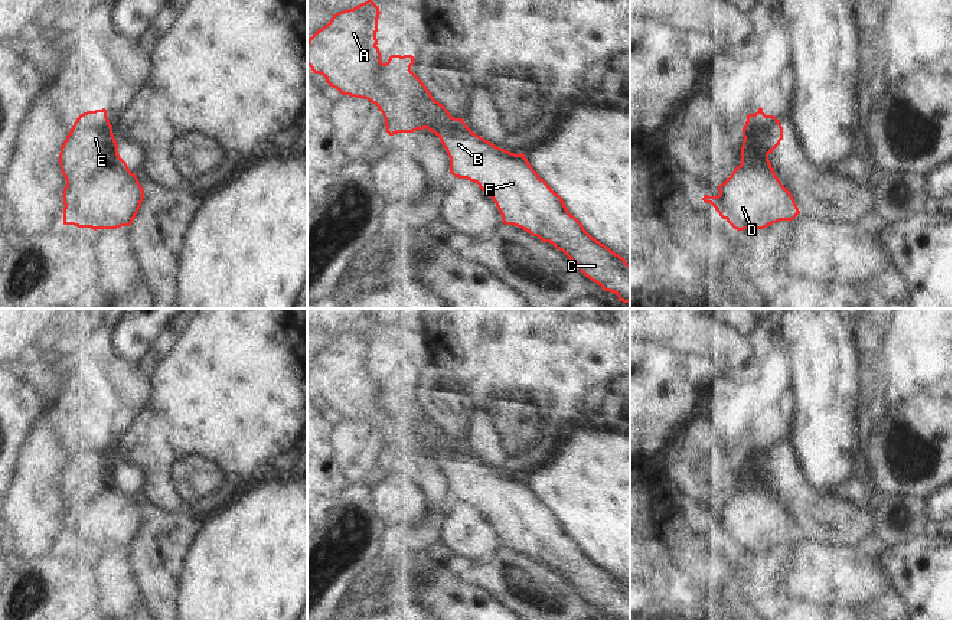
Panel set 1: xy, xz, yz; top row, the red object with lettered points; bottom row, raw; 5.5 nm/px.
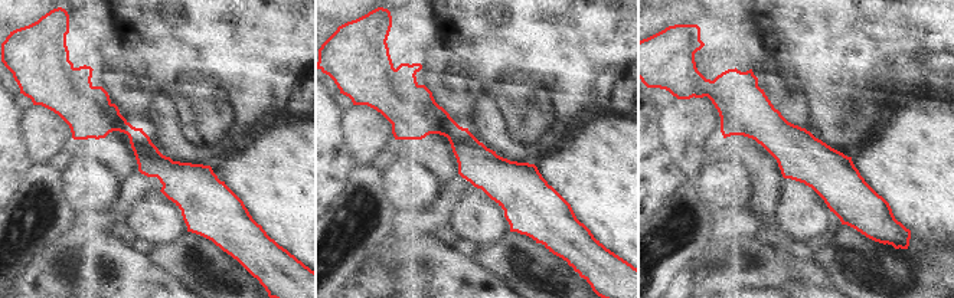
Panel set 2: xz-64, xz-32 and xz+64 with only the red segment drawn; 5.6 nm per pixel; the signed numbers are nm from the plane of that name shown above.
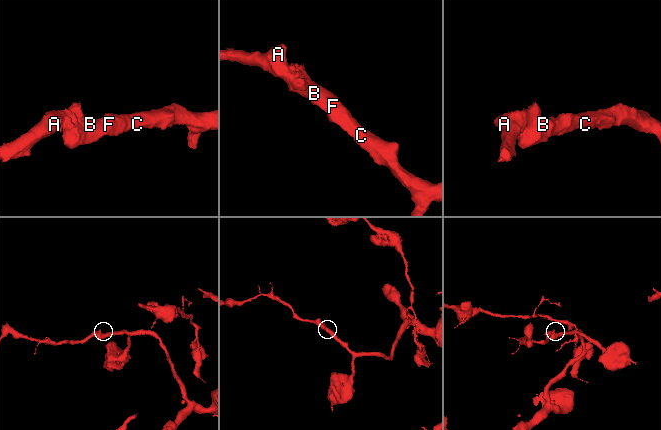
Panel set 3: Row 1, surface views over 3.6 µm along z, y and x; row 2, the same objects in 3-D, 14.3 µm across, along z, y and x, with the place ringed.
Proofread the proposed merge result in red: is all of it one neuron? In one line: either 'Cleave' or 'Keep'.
Cleave

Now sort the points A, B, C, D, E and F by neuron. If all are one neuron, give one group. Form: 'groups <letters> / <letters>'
groups A E / B C D F

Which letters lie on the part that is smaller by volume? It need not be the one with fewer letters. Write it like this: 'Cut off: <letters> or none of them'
Cut off: A, E

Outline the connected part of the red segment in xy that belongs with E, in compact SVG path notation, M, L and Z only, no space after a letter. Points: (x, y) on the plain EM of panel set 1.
M107 433L87 434L74 446L59 476L65 503L91 502L118 474Z

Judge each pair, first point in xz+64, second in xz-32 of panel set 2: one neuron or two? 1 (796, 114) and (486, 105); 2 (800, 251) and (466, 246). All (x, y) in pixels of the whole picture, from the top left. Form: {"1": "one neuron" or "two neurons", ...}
{"1": "two neurons", "2": "one neuron"}

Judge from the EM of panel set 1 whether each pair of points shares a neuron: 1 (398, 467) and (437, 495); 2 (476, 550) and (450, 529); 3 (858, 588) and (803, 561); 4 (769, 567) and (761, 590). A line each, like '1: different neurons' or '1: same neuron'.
1: same neuron
2: same neuron
3: same neuron
4: same neuron

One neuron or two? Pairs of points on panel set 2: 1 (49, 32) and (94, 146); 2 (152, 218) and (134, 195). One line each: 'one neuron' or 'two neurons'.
1: one neuron
2: two neurons

